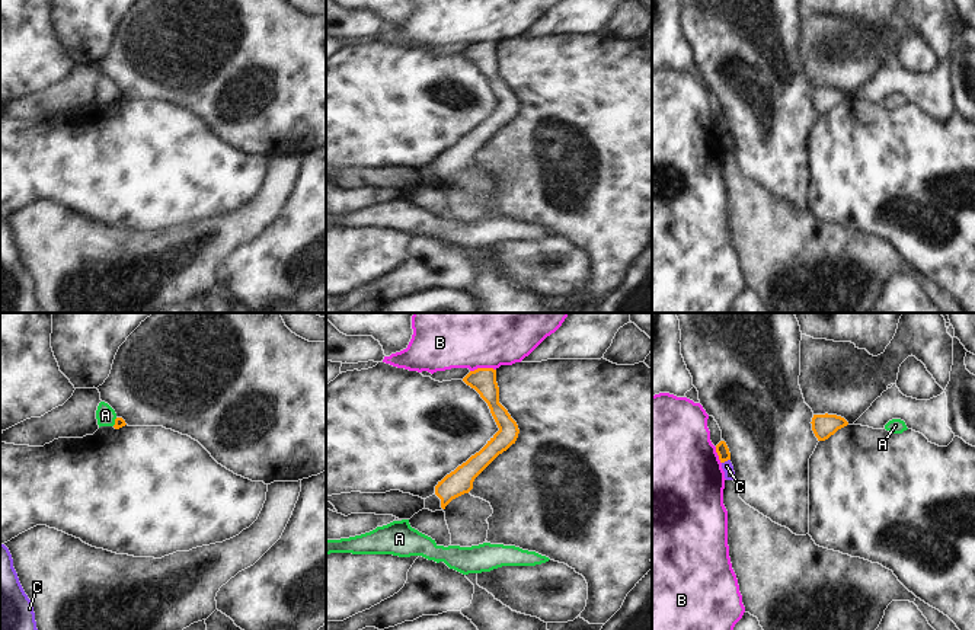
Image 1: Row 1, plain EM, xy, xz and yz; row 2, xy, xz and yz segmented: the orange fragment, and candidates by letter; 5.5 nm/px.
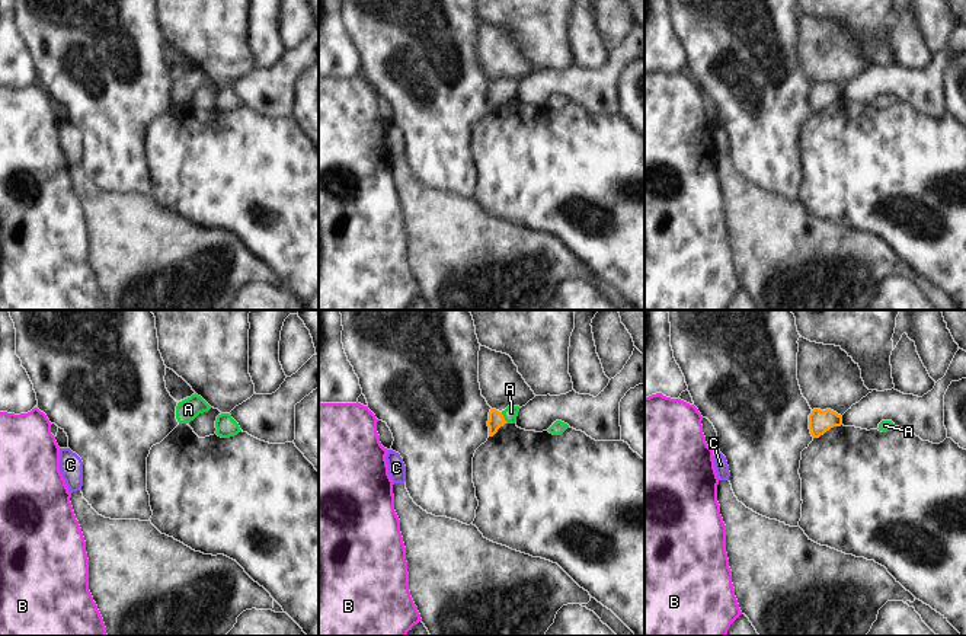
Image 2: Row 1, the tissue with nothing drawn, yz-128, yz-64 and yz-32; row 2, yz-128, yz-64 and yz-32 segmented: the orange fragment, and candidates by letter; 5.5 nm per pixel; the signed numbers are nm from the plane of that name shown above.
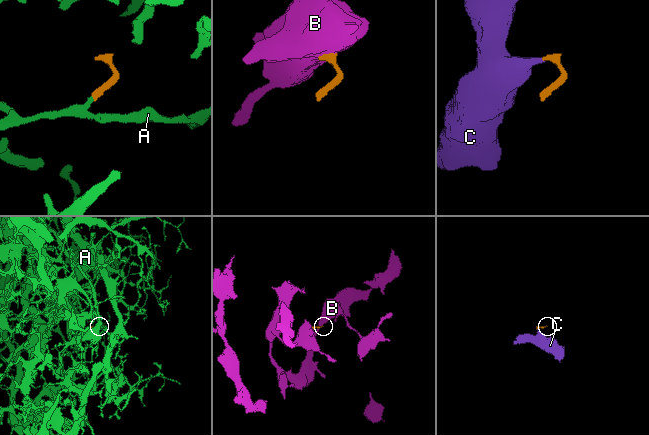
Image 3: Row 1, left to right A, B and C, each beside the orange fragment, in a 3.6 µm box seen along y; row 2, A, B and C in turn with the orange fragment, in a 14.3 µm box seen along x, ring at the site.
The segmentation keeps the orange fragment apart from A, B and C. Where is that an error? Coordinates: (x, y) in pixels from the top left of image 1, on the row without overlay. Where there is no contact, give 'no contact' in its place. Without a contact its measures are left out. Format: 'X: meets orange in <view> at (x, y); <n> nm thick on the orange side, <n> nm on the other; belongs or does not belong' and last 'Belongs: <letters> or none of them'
A: meets orange in xy at (115, 96); 60 nm thick on the orange side, 110 nm on the other; belongs
B: meets orange in xz at (482, 42); 140 nm thick on the orange side, 240 nm on the other; does not belong
C: meets orange in yz at (725, 134); 70 nm thick on the orange side, 60 nm on the other; does not belong
Belongs: A

